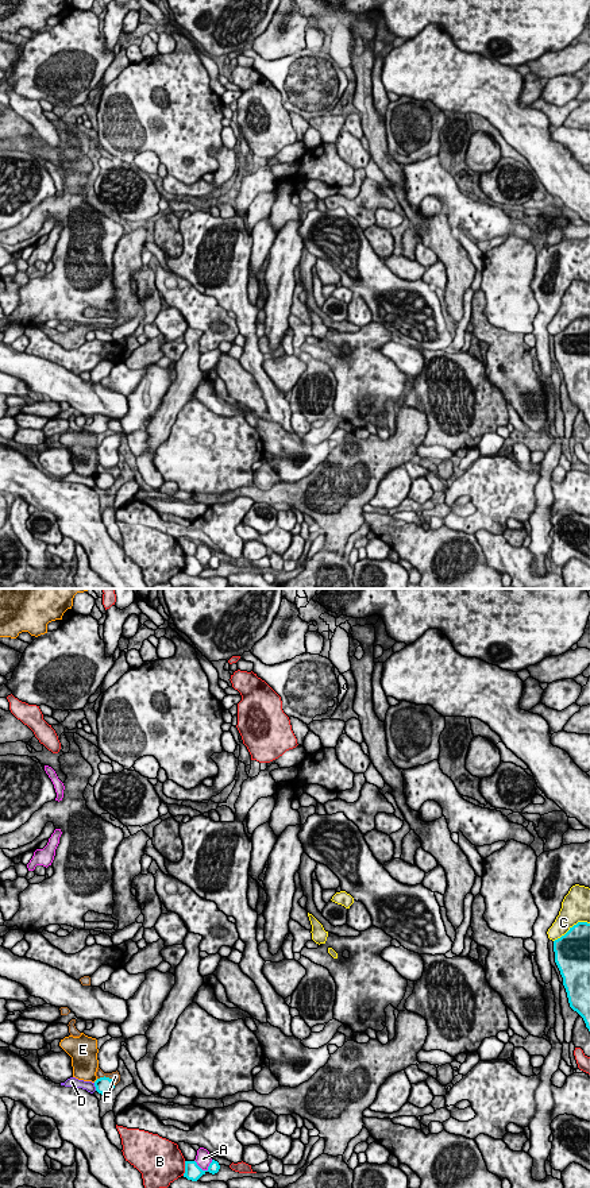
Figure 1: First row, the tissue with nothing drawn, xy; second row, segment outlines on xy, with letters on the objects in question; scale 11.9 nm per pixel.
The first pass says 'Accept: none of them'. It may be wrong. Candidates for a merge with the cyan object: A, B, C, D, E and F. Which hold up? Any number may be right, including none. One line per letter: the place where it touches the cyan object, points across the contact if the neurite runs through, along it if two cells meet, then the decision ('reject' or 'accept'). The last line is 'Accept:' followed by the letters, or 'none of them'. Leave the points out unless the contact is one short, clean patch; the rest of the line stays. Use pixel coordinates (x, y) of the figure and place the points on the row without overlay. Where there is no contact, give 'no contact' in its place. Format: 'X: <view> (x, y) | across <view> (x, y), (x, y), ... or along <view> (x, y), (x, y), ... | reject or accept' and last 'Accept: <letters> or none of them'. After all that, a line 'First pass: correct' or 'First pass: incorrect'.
A: xy (204, 566) | reject
B: xy (185, 563) | reject
C: xy (573, 321) | reject
D: xy (95, 481) | along xy (93, 478), (96, 485) | reject
E: xy (96, 475) | reject
F: xy (107, 473) | along xy (97, 473), (107, 471), (115, 479) | reject
Accept: none of them
First pass: correct

